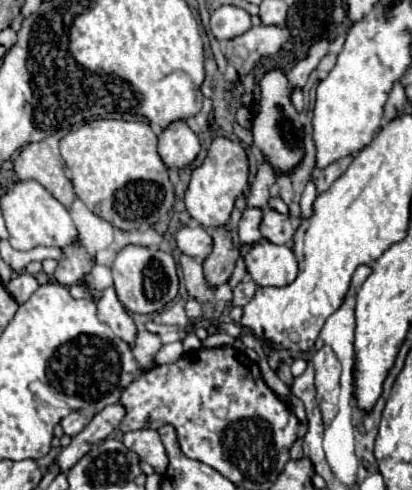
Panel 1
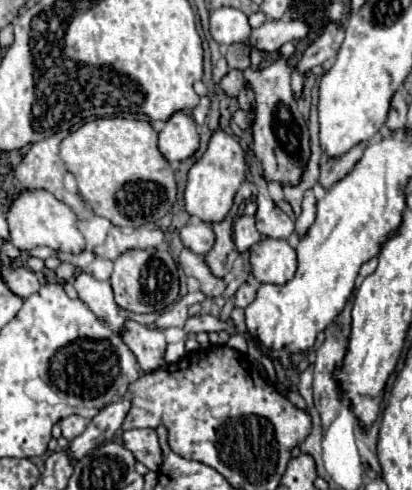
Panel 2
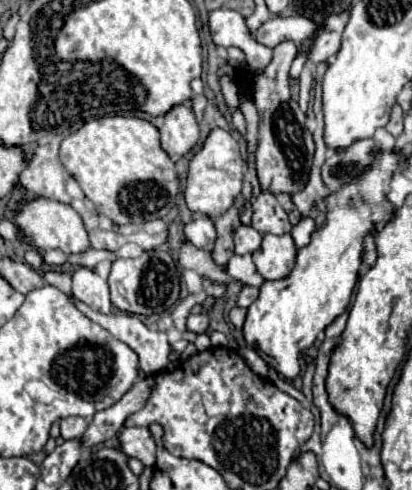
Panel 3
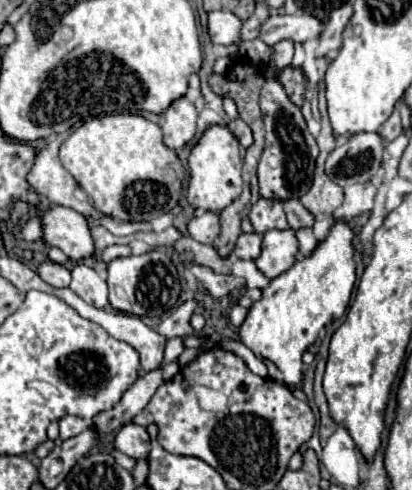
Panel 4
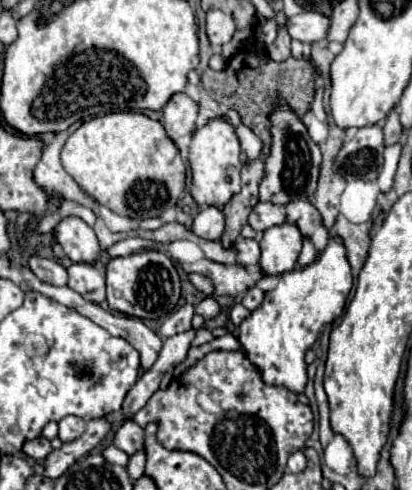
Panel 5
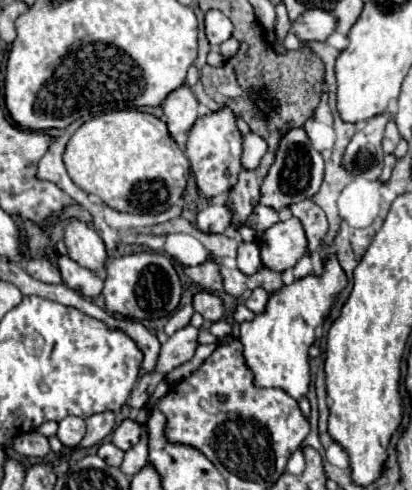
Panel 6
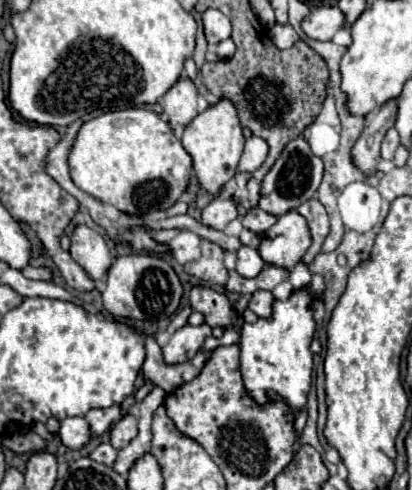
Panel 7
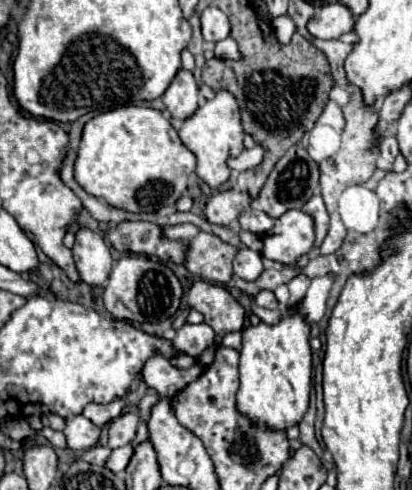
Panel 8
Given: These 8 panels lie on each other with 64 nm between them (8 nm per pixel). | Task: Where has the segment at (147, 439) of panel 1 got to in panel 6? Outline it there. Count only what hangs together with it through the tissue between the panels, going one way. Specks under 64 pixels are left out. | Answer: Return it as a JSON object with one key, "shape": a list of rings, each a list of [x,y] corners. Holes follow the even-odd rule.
{"shape":[[[126,418],[114,432],[112,432],[112,444],[116,444],[120,450],[128,450],[130,446],[134,446],[140,440],[142,428],[138,422]]]}

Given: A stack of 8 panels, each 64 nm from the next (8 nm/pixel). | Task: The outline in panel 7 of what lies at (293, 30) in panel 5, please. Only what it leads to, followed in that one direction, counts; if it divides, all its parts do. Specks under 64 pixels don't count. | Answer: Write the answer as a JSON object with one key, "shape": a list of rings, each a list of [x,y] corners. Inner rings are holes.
{"shape":[[[320,6],[312,10],[308,18],[302,22],[302,30],[306,36],[314,40],[332,40],[332,36],[344,28],[344,14],[338,6]]]}

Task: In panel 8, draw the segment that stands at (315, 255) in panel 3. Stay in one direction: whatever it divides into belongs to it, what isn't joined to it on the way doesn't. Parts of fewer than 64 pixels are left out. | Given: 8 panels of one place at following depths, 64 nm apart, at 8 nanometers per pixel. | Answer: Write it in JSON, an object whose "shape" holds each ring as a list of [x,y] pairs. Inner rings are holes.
{"shape":[[[288,310],[274,326],[260,322],[258,326],[244,328],[236,408],[252,424],[270,430],[286,430],[298,424],[306,414],[312,388],[312,350],[308,336],[308,322],[296,310]]]}

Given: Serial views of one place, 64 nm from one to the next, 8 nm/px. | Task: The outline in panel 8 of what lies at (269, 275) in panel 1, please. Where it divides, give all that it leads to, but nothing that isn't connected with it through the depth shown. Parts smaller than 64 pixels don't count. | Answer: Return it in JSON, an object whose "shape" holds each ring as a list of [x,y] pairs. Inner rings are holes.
{"shape":[[[304,210],[284,212],[272,230],[264,234],[262,256],[294,266],[314,246],[314,220]]]}

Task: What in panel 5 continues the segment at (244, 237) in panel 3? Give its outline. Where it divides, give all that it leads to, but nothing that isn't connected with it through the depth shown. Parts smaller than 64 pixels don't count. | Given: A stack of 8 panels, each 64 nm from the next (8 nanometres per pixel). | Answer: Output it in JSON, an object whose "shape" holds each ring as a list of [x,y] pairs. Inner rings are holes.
{"shape":[[[238,238],[234,246],[236,246],[236,252],[238,252],[236,264],[240,264],[244,268],[258,264],[258,260],[260,260],[260,244],[258,244],[258,240]]]}

